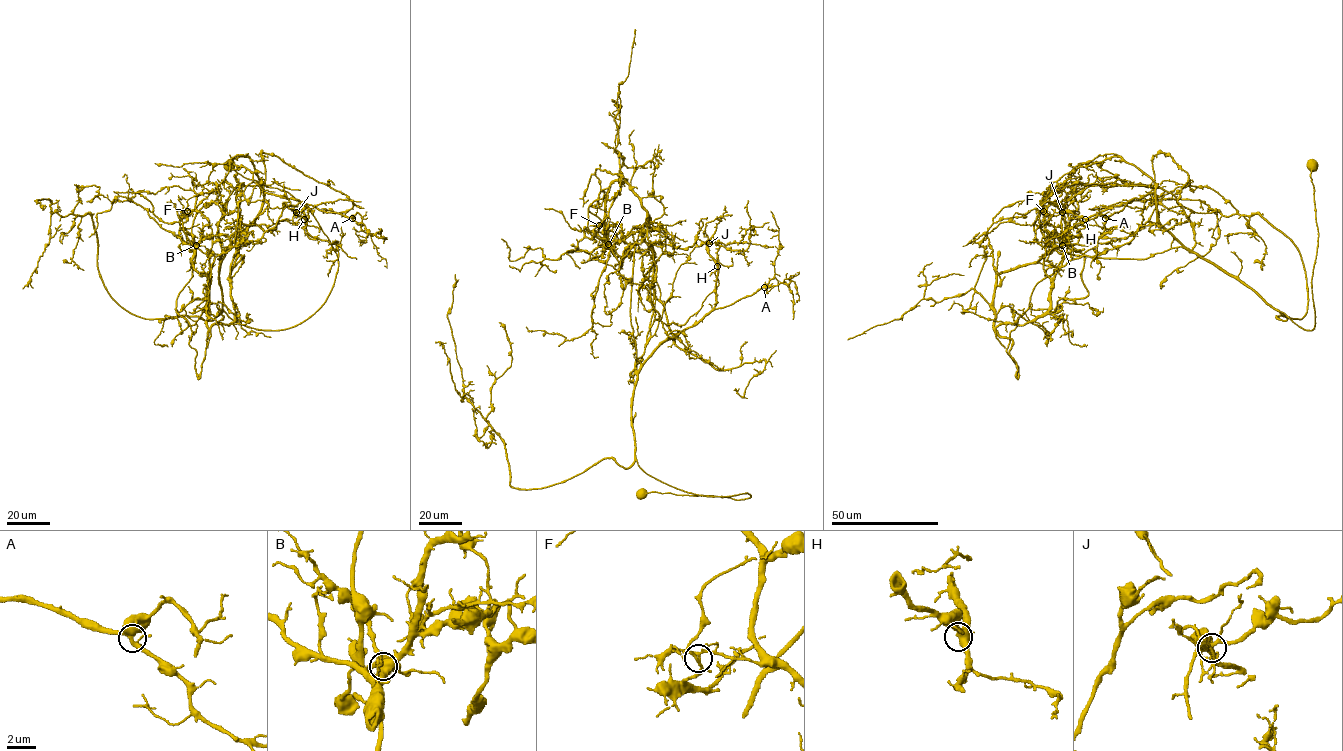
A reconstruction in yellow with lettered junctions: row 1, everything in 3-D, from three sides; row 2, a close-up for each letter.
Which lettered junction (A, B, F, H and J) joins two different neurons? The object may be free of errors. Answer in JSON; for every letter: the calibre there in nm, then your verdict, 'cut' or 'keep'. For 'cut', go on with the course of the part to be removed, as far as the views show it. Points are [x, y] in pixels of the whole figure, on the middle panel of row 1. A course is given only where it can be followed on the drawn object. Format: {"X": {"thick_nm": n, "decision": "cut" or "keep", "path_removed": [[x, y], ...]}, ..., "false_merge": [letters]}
{"A": {"thick_nm": 420, "decision": "keep"}, "B": {"thick_nm": 440, "decision": "keep"}, "F": {"thick_nm": 190, "decision": "cut", "path_removed": [[599, 225], [620, 231], [609, 242], [605, 207], [621, 175], [588, 210], [604, 247], [632, 235], [628, 251]]}, "H": {"thick_nm": 460, "decision": "keep"}, "J": {"thick_nm": 260, "decision": "keep"}, "false_merge": ["F"]}

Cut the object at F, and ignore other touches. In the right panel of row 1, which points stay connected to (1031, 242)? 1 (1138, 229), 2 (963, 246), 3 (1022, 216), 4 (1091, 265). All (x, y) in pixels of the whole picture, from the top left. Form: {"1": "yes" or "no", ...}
{"1": "no", "2": "yes", "3": "no", "4": "yes"}

